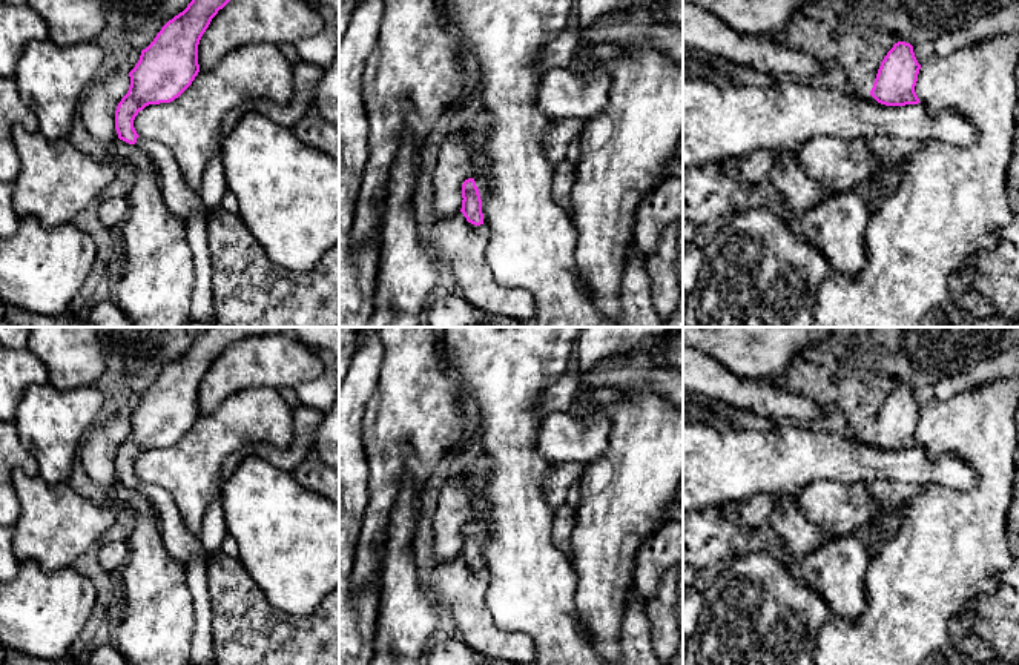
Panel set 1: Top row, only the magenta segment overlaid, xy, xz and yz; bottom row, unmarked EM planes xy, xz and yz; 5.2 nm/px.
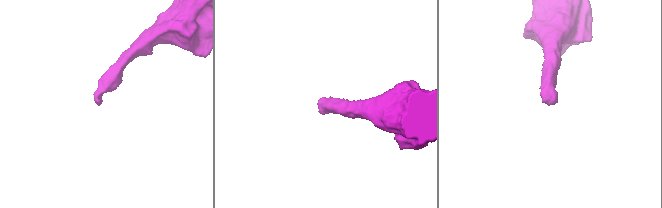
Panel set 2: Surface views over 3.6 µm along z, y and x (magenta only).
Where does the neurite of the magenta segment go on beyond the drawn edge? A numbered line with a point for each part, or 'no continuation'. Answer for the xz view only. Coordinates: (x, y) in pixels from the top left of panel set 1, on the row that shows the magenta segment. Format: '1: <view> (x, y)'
1: xz (481, 181)

